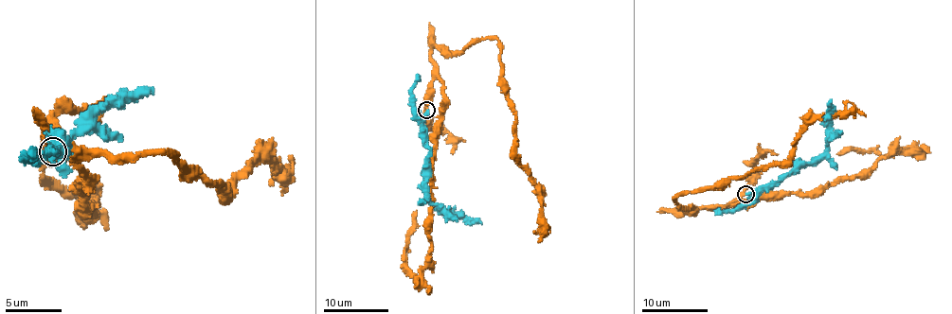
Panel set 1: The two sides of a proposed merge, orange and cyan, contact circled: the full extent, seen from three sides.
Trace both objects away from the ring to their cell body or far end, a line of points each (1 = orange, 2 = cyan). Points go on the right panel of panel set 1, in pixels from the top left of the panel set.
1: (746, 195), (685, 212), (689, 204), (673, 199), (784, 164), (815, 119), (856, 111), (866, 116)
2: (746, 195), (769, 189), (801, 165), (815, 162), (824, 152), (828, 106), (832, 99)

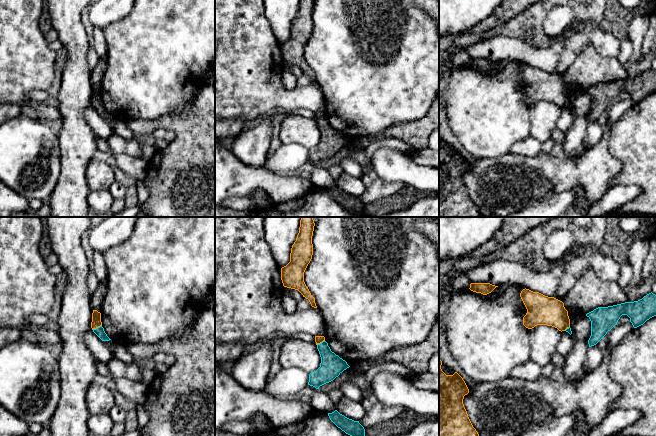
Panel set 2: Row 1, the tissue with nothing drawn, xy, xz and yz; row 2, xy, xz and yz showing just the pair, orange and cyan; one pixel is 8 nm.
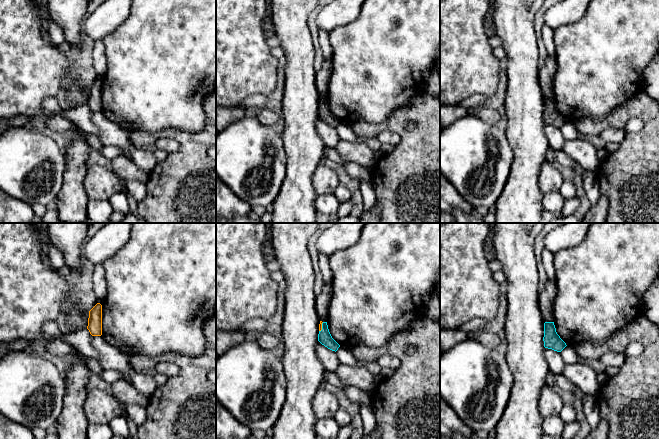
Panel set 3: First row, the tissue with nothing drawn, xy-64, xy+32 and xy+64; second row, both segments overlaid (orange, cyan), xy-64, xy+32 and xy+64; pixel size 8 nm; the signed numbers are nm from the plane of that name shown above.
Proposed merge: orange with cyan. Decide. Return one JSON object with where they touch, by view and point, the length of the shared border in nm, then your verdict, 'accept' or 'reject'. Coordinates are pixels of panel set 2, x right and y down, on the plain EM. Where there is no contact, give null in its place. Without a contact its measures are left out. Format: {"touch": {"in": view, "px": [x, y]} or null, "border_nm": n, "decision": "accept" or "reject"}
{"touch": {"in": "xy", "px": [96, 103]}, "border_nm": 90, "decision": "reject"}

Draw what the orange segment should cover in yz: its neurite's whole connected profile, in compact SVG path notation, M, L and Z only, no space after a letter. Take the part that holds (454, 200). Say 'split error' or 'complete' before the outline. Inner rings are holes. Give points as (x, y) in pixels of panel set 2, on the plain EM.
complete; M439 135L439 217L479 217L463 180L469 165L455 148L446 151Z

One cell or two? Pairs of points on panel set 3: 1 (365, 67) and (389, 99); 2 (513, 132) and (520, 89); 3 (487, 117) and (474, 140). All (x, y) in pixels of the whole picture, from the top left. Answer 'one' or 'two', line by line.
1: one
2: one
3: two

